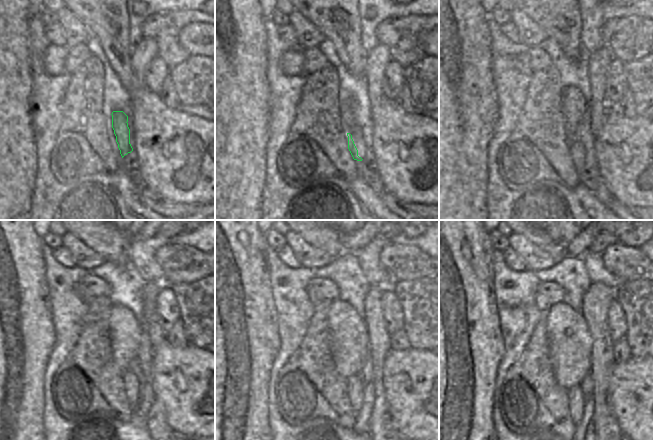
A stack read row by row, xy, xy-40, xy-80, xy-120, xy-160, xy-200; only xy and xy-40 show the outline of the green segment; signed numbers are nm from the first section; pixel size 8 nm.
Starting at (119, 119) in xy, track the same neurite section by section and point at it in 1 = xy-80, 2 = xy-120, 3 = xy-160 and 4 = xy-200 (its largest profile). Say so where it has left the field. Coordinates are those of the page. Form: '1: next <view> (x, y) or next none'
1: next xy-80 (578, 157)
2: next xy-120 (131, 385)
3: next xy-160 (355, 388)
4: next xy-200 (576, 401)

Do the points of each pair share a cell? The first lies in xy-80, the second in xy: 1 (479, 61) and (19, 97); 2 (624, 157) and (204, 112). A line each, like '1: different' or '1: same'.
1: same
2: different

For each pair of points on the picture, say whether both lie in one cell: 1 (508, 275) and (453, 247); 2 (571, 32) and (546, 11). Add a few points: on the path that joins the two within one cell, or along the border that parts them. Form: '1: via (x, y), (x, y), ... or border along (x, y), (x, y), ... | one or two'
1: border along (493, 249), (494, 292) | two
2: via (565, 26), (552, 13) | one

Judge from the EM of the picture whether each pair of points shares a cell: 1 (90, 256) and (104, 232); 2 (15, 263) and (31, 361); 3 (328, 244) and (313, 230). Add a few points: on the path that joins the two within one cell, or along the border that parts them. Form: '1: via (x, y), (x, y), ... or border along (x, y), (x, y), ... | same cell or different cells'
1: border along (75, 235), (106, 260) | different cells
2: via (19, 287), (21, 297), (21, 333), (23, 337) | same cell
3: via (324, 240), (317, 233) | same cell

